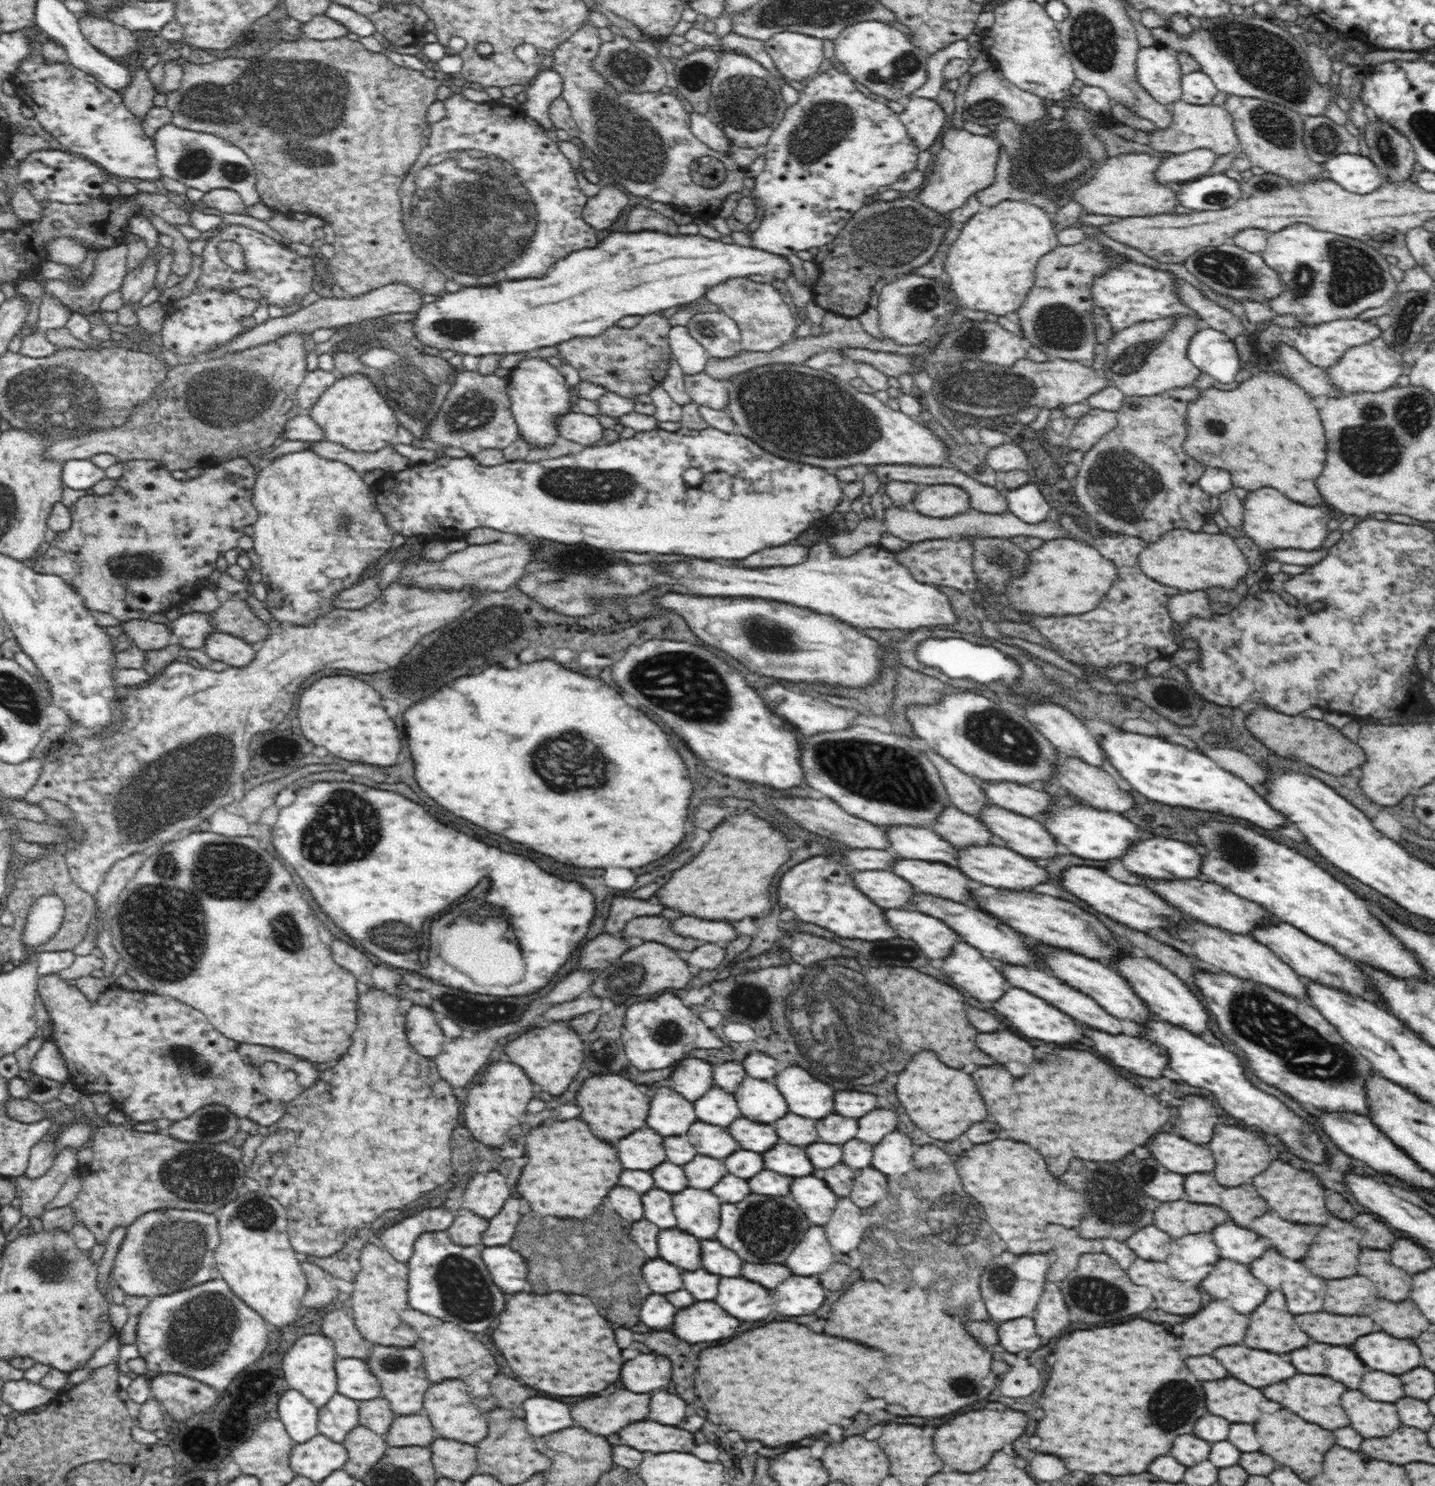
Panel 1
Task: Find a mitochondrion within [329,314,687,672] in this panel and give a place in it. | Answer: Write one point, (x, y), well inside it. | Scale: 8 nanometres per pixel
(412, 389)

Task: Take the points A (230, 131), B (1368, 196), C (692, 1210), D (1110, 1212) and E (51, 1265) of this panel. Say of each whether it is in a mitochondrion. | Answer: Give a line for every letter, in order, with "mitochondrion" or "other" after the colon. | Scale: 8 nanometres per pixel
A: mitochondrion
B: other
C: other
D: mitochondrion
E: mitochondrion

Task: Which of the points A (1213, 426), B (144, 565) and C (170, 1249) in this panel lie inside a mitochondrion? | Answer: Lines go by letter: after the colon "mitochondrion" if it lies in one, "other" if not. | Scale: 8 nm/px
A: mitochondrion
B: mitochondrion
C: mitochondrion

